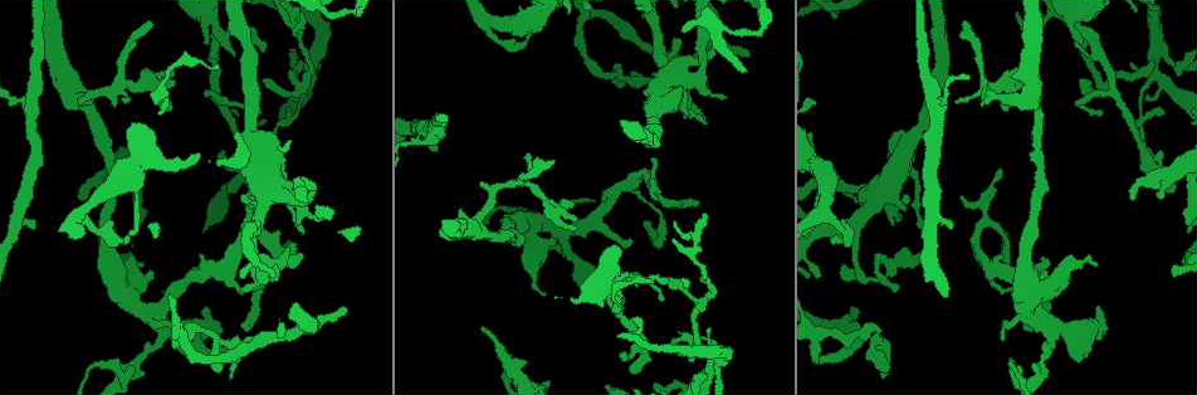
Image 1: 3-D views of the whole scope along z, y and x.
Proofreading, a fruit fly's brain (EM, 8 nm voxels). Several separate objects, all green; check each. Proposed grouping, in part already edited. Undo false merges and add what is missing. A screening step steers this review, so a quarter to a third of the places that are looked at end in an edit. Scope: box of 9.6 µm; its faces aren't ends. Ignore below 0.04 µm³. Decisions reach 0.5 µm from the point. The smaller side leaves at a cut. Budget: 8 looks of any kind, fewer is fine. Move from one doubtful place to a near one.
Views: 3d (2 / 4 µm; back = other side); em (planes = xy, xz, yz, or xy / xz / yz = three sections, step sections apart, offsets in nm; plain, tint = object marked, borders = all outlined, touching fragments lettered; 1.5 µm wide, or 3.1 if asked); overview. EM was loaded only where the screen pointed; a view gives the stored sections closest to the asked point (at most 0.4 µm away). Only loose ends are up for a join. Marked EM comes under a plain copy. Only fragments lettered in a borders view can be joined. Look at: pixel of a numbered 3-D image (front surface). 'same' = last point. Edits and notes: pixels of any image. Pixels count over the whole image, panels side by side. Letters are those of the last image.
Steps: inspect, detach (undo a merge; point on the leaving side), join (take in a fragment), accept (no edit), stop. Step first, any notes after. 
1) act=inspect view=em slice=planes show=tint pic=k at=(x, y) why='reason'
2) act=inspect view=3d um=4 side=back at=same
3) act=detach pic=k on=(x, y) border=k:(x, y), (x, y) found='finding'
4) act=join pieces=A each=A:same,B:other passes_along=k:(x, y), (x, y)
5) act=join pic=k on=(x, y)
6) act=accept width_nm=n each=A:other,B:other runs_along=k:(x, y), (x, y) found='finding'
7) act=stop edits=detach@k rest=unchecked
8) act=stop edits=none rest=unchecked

act=inspect view=3d um=4 pic=1 at=(127, 236)

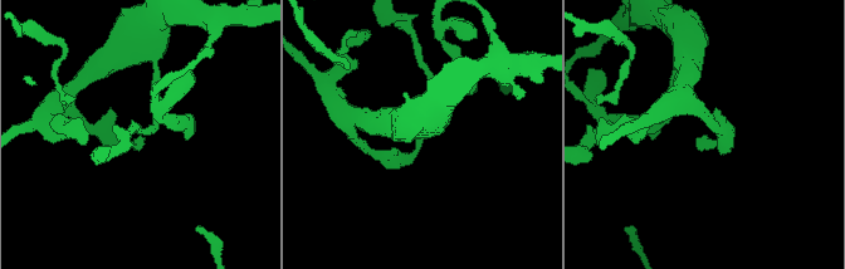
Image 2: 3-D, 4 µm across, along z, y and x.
act=inspect view=em um=3.1 slice=planes show=borders pic=2 at=(140, 141) why='need the tissue'

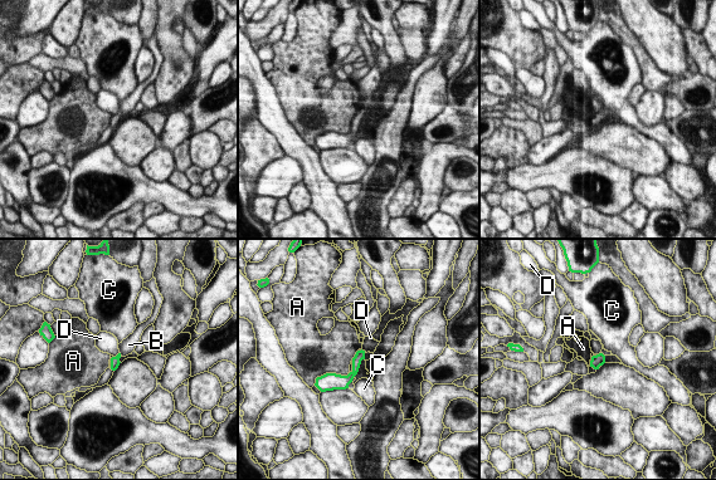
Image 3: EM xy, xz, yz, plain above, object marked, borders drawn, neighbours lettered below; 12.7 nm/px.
act=accept each=A:other,B:other,C:other,D:other found='none of them fits'

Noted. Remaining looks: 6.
act=inspect view=3d um=4 side=back pic=1 at=(874, 265) why='sharp bend'

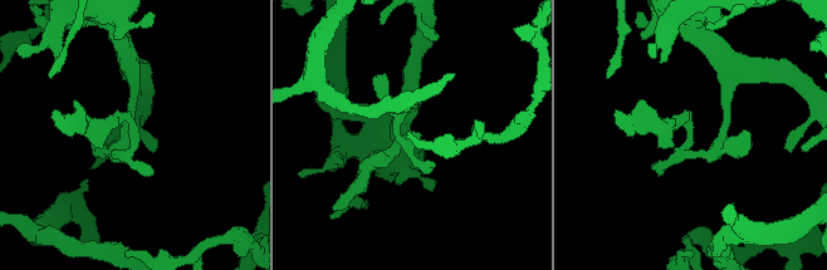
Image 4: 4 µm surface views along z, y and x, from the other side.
act=inspect view=em slice=yz step=8 show=borders pic=4 at=(135, 127)

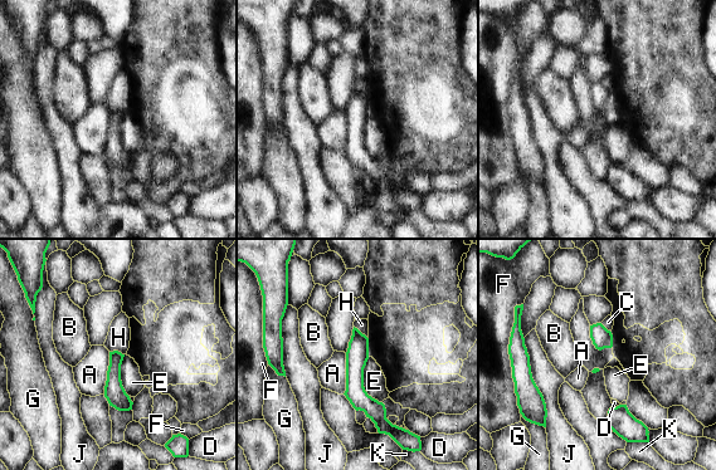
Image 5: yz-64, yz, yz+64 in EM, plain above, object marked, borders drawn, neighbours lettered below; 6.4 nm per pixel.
act=accept width_nm=90 each=A:other,B:other,C:other,D:other,E:other,F:other,G:other,H:other,J:other,K:other border=5:(368, 357), (364, 390), (381, 402) found='continuous, no second neuron'

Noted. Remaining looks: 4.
act=inspect view=em slice=yz step=8 show=tint pic=1 at=(620, 189) why='abrupt turn'

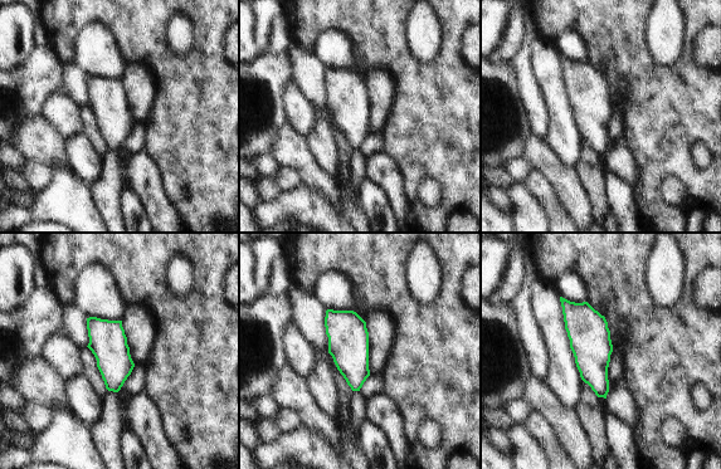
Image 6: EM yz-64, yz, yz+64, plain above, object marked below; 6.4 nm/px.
act=inspect view=em slice=yz step=8 show=borders at=same

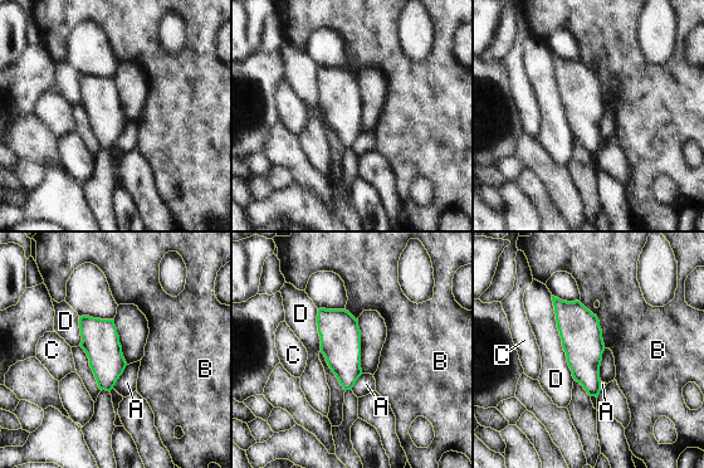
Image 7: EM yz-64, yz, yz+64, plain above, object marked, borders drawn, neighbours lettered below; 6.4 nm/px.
act=accept width_nm=220 longest_contact=D:550nm each=A:other,B:other,C:other,D:other found='continuous, no second neuron'

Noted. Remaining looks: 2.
act=inspect view=3d um=2 pic=1 at=(905, 194) why='free end'

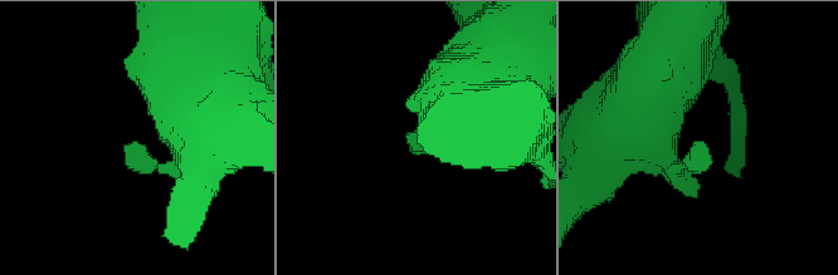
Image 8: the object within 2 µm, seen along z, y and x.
act=inspect view=em slice=planes show=borders pic=8 at=(130, 143)

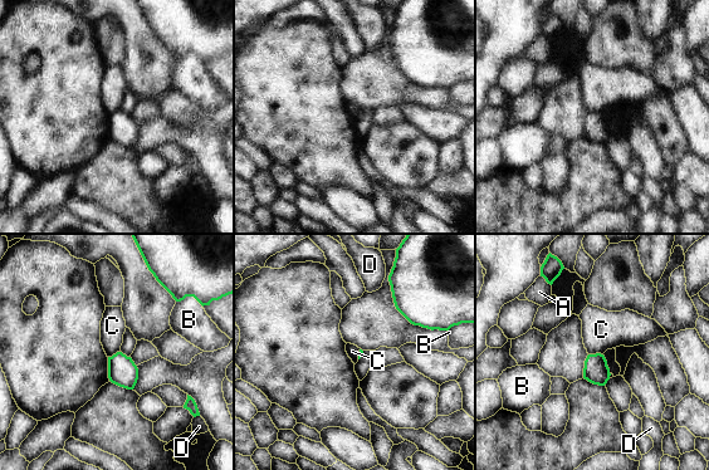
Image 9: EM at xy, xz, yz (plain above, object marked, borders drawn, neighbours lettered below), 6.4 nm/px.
act=accept each=A:other,B:other,C:other,D:other border=9:(602, 353), (588, 355) found='no lettered fragment goes on from it'

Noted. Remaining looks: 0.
act=stop edits=none rest=unchecked

